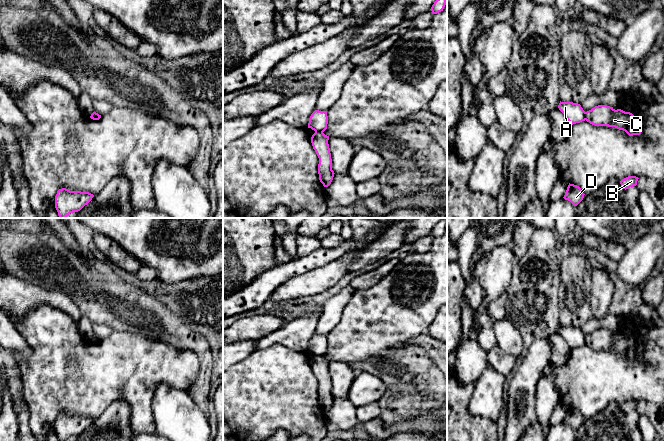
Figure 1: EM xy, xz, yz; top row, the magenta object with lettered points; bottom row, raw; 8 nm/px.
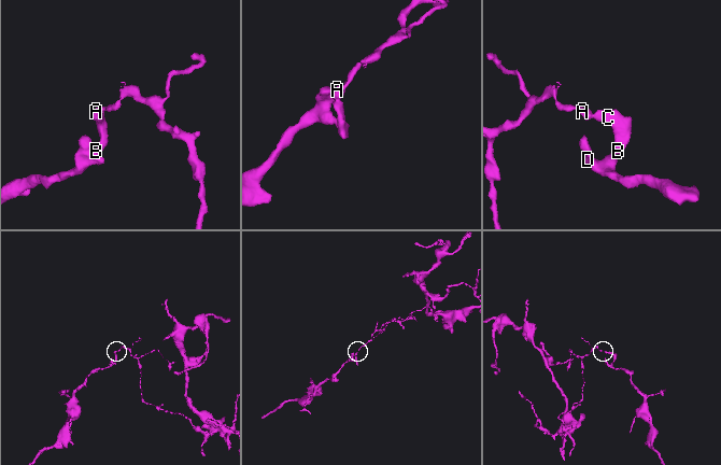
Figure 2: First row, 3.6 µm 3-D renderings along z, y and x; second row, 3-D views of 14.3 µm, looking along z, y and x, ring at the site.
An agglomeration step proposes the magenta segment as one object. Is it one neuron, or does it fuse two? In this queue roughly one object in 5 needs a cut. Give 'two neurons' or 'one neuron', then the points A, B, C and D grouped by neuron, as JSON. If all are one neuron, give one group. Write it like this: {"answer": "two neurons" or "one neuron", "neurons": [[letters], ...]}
{"answer": "two neurons", "neurons": [["A"], ["B", "C", "D"]]}

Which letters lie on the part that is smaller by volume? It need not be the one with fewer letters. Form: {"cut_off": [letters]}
{"cut_off": ["A"]}

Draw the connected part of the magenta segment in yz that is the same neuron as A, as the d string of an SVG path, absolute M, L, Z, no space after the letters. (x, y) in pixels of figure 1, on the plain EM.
M560 325L558 332L571 349L585 345L585 335L578 327Z

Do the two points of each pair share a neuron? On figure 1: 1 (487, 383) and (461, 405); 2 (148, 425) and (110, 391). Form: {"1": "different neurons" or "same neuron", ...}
{"1": "different neurons", "2": "same neuron"}

